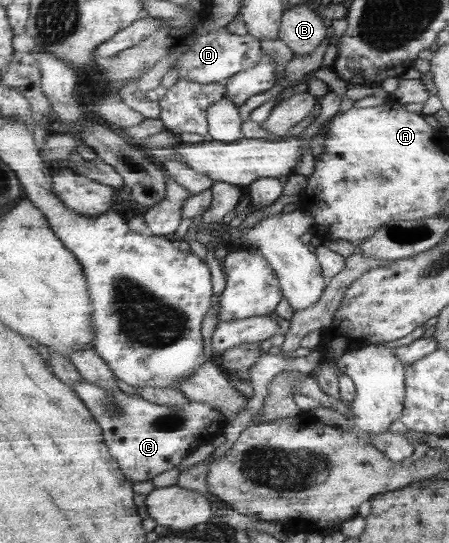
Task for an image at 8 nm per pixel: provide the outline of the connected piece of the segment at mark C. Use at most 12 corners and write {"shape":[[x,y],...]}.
{"shape":[[84,378],[74,390],[126,478],[154,480],[228,426]]}

